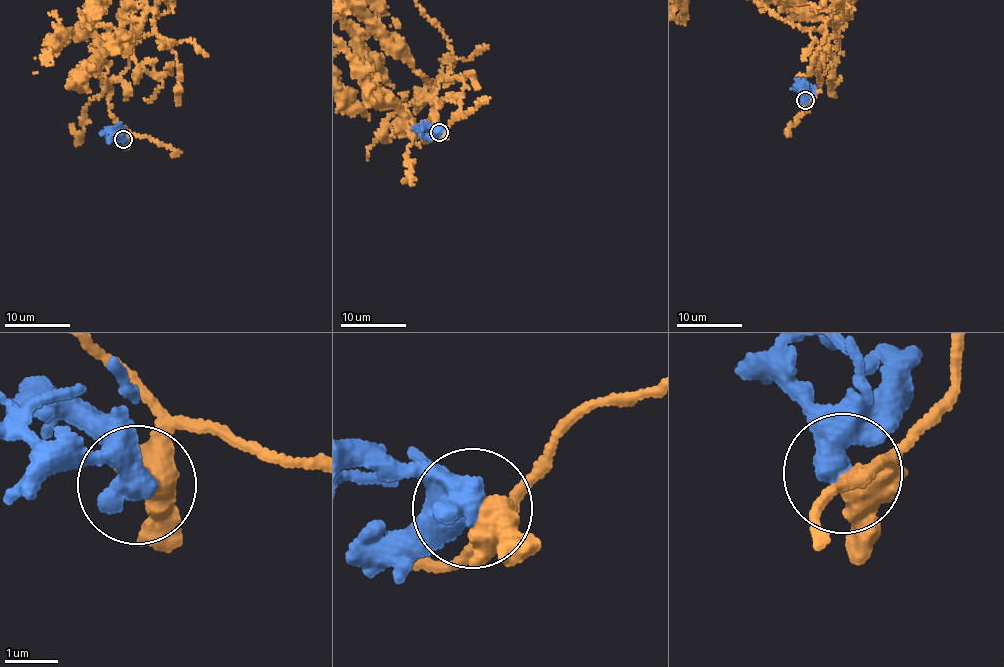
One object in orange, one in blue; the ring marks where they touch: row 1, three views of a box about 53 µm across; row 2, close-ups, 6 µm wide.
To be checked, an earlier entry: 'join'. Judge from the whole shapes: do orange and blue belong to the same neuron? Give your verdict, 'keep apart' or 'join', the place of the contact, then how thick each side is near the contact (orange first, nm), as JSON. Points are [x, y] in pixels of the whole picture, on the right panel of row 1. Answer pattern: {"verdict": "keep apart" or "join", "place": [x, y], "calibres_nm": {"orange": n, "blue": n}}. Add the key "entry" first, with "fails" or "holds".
{"entry": "fails", "verdict": "keep apart", "place": [805, 100], "calibres_nm": {"orange": 480, "blue": 600}}

